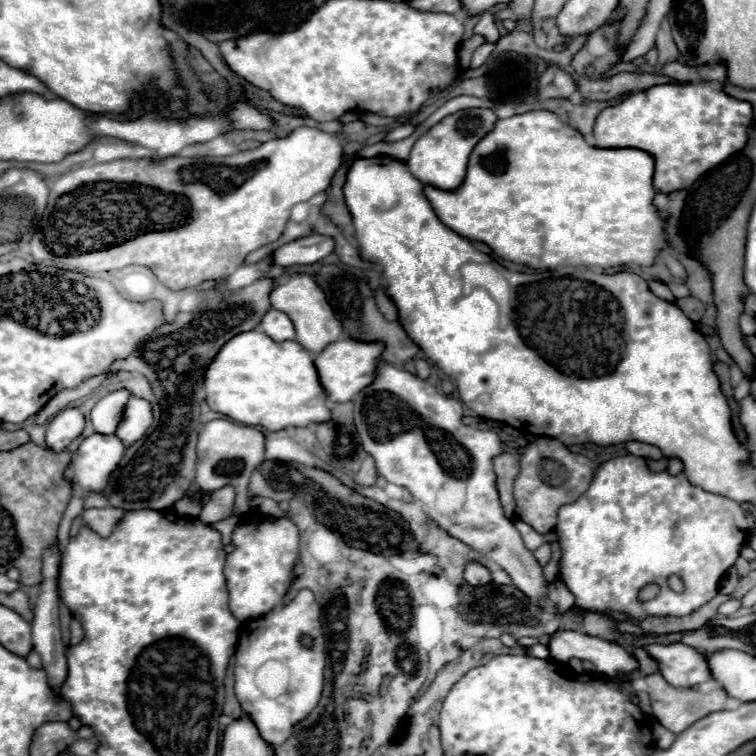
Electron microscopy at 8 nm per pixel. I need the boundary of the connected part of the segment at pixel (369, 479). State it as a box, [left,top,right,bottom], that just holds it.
[357,456,377,486]

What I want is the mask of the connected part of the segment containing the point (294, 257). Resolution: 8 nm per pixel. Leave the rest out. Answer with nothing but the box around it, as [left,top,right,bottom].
[273,234,335,266]

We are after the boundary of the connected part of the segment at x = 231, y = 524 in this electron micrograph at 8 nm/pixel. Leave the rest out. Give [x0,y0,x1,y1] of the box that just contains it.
[217,516,243,544]

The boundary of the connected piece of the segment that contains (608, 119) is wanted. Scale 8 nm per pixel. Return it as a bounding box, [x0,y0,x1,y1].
[593,60,753,192]

